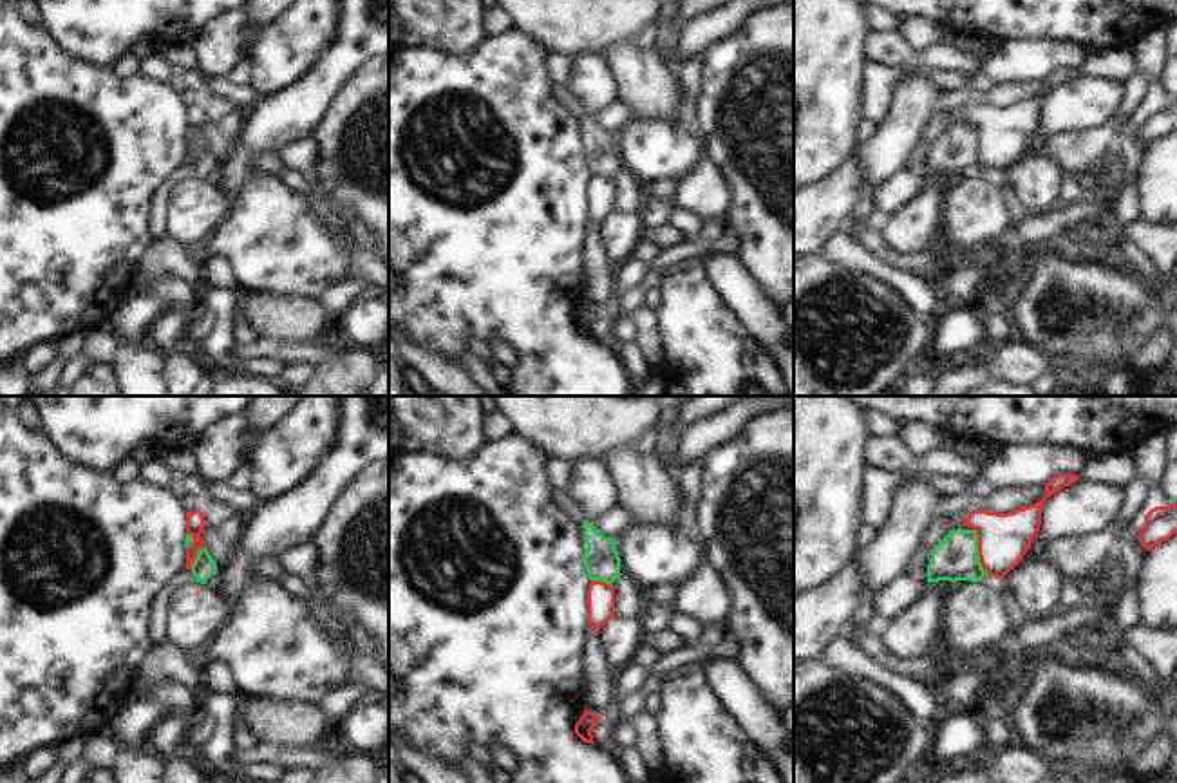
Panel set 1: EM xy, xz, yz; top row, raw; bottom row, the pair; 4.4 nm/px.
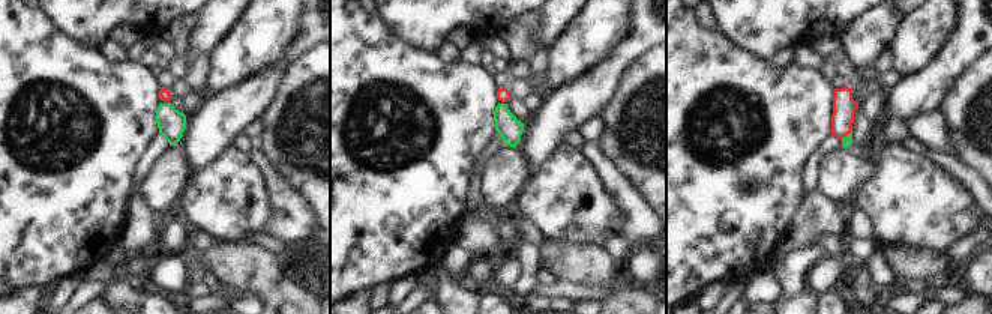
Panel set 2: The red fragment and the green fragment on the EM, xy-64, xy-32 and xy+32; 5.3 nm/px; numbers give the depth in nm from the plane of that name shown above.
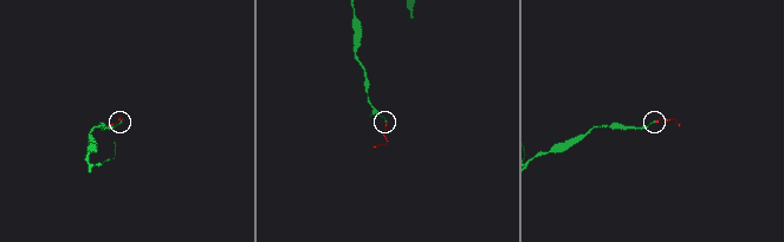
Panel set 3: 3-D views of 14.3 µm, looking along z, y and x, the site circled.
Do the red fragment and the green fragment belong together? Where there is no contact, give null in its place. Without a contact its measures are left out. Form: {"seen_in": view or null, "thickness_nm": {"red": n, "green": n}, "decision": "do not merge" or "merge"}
{"seen_in": "yz", "thickness_nm": {"red": 220, "green": 200}, "decision": "do not merge"}

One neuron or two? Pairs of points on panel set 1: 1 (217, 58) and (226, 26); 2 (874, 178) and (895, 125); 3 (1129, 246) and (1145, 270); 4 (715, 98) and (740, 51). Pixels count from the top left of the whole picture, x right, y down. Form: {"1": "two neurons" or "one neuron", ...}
{"1": "one neuron", "2": "one neuron", "3": "one neuron", "4": "one neuron"}

